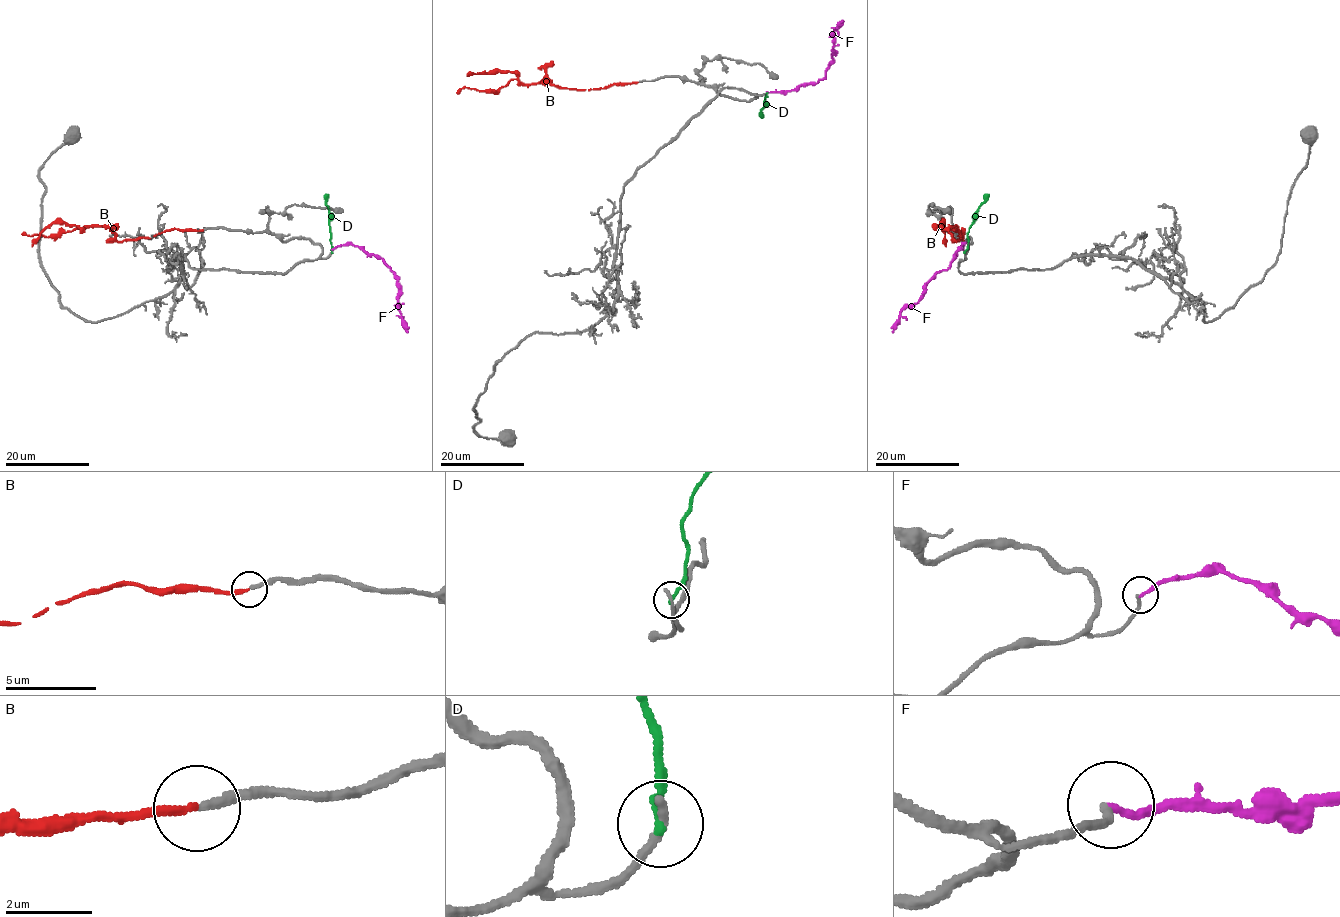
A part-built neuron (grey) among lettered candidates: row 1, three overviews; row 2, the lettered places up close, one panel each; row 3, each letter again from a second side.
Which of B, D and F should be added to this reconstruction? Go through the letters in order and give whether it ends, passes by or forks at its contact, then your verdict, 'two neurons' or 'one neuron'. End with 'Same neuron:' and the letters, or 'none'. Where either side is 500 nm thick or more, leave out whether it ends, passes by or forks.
B: it ends | one neuron
D: it ends | two neurons
F: it ends | two neurons
Same neuron: B

